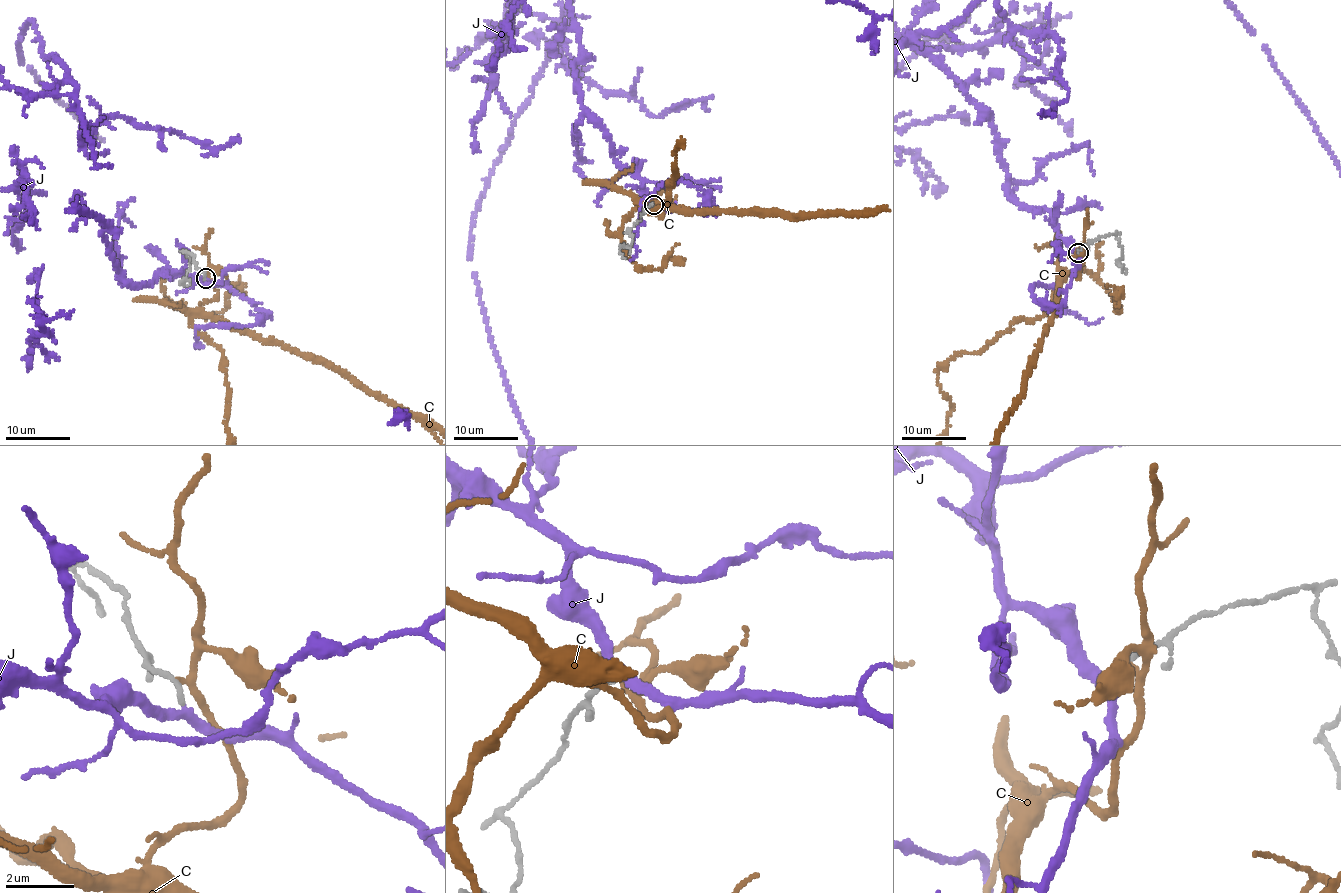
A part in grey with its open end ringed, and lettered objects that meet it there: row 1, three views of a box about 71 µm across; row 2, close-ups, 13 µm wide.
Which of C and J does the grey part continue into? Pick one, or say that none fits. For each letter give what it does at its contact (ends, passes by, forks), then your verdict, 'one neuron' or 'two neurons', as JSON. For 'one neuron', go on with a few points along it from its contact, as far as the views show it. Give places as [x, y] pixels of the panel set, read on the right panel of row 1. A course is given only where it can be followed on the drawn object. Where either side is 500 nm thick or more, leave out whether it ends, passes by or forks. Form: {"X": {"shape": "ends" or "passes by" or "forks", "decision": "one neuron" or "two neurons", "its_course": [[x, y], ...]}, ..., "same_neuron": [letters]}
{"C": {"shape": "passes by", "decision": "two neurons"}, "J": {"shape": "passes by", "decision": "one neuron"}, "same_neuron": ["J"]}

